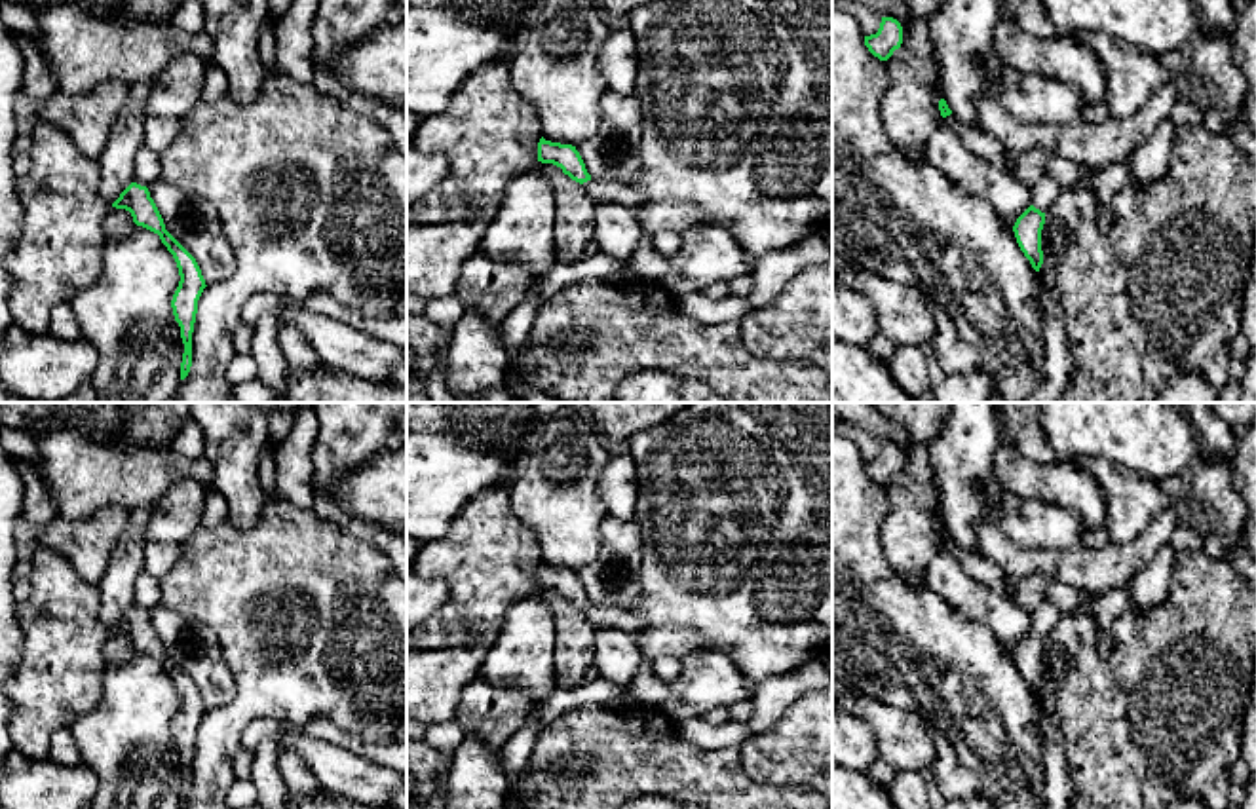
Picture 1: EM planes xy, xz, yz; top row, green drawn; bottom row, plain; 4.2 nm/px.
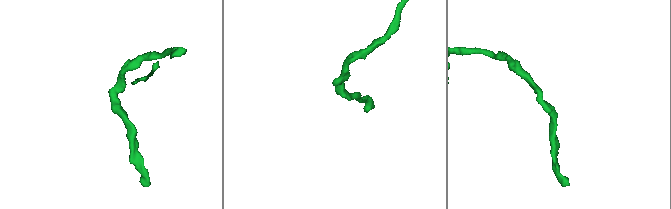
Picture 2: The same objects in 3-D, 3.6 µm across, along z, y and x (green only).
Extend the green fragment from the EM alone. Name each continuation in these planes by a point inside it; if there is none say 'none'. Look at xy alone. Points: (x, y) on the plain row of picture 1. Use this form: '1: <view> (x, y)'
none

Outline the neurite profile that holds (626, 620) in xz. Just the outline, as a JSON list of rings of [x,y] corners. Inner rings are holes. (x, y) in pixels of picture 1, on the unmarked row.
[[[595,604],[581,610],[593,627],[616,627],[627,632],[637,632],[646,627],[642,613],[623,608],[599,608]]]

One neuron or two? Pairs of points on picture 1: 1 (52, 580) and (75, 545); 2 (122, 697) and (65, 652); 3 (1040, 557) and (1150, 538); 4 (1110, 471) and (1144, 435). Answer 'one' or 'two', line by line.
1: two
2: two
3: one
4: two

